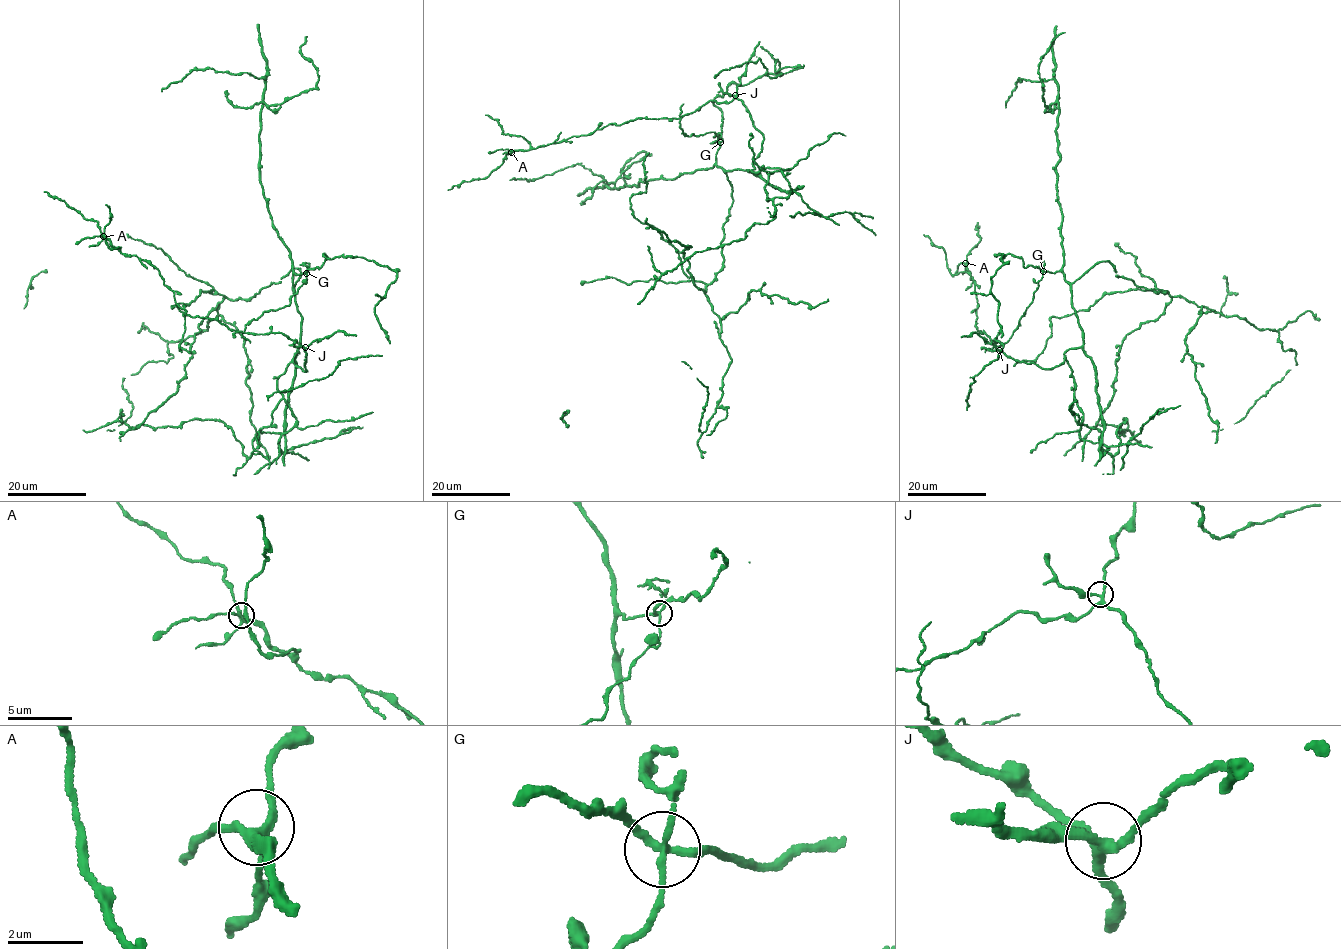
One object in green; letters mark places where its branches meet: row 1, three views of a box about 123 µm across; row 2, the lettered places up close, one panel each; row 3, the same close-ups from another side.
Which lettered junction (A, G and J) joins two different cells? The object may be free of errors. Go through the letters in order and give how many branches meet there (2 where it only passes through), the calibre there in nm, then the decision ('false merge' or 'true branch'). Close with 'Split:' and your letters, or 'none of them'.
A: 4 branches meet; 280 nm thick; true branch
G: 4 branches meet; 200 nm thick; false merge
J: 4 branches meet; 240 nm thick; true branch
Split: G

